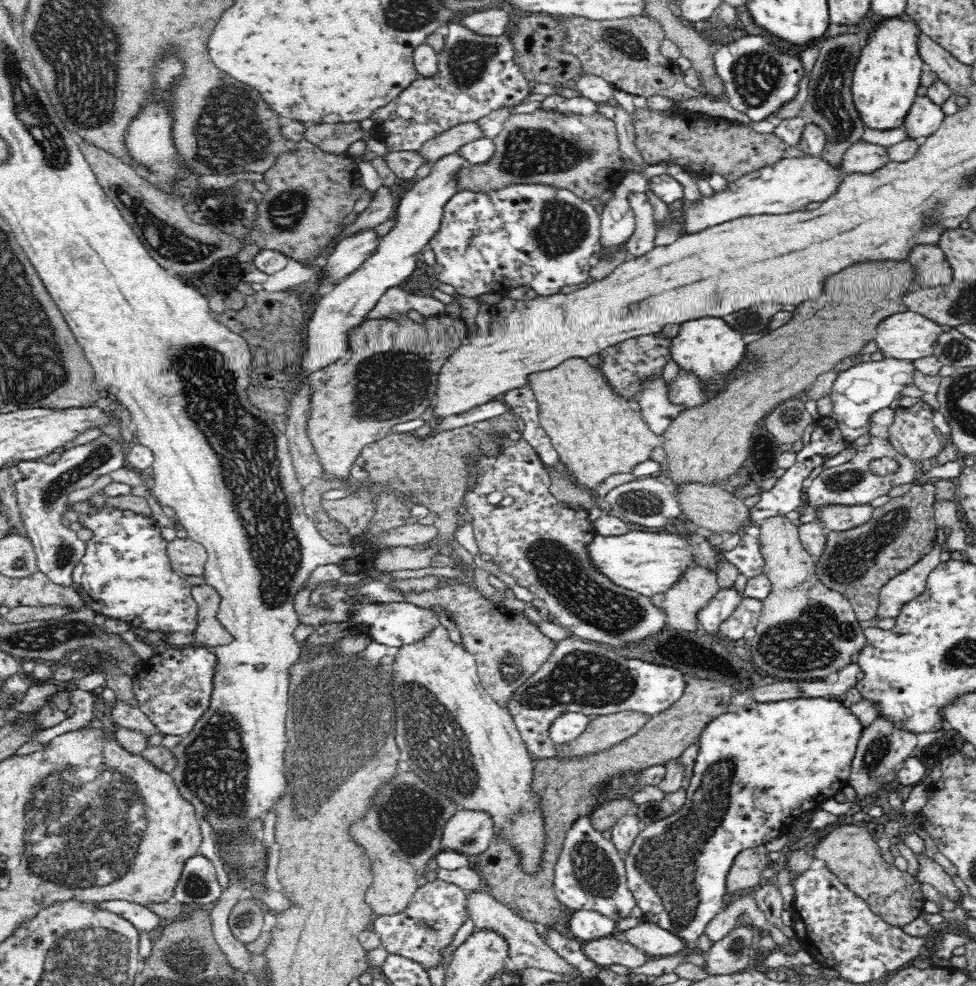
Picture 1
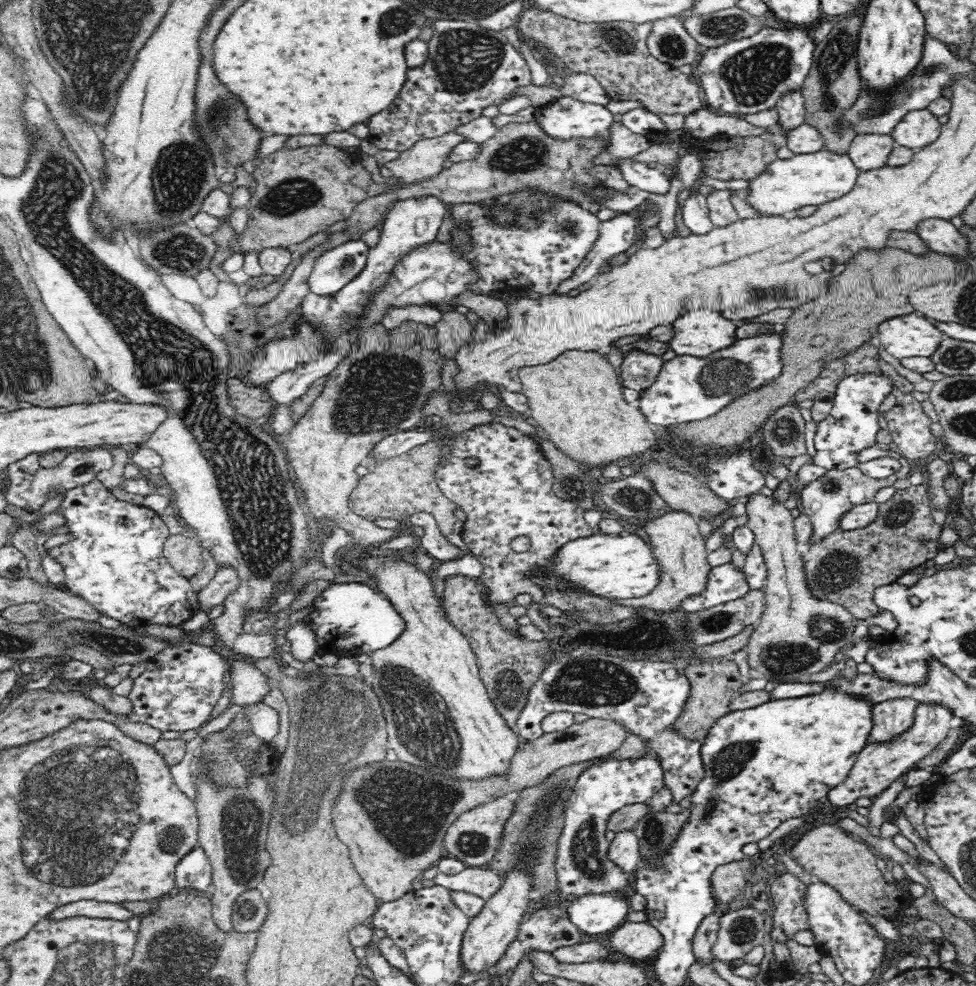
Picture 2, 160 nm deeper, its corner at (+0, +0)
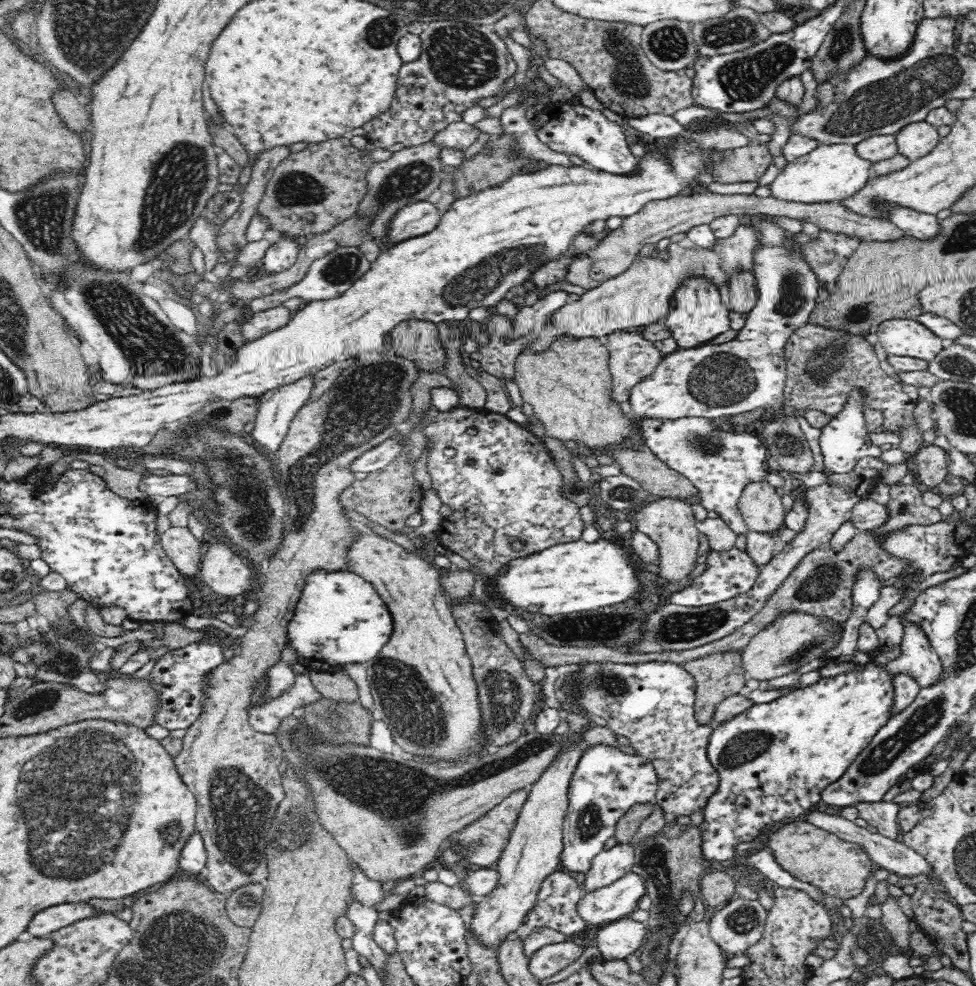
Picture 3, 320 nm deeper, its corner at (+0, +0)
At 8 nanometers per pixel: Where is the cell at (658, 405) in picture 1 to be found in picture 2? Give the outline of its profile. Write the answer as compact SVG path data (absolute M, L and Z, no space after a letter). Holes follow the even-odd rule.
M640 350L630 352L626 358L622 356L620 365L622 386L644 394L644 390L648 390L656 382L663 364L660 356L644 354Z

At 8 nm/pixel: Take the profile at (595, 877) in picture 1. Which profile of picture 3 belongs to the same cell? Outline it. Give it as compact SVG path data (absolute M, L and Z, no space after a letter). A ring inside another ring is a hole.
M592 746L588 752L584 752L570 782L569 806L562 827L563 847L559 856L561 871L572 876L584 874L586 877L592 868L592 860L604 850L606 840L614 835L618 819L636 804L652 804L659 792L658 784L656 767L640 754L626 754L613 746Z

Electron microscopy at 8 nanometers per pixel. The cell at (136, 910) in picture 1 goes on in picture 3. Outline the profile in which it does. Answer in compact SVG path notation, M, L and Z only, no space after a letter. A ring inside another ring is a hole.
M88 902L64 903L50 906L36 913L28 924L28 932L36 938L49 936L52 932L65 928L78 920L94 918L100 914L108 914L106 910L94 908Z

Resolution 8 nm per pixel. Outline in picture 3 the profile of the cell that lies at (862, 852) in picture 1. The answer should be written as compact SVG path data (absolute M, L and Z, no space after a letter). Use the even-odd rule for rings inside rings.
M808 820L794 821L780 827L768 836L767 845L778 863L796 878L842 900L860 896L866 888L866 880L876 868L861 845L841 839L832 831L817 827Z

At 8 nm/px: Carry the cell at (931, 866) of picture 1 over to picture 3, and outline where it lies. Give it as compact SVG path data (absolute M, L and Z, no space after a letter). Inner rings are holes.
M860 802L856 804L859 817L867 824L875 826L880 833L890 840L900 840L902 831L898 826L898 811L900 804L896 802Z

